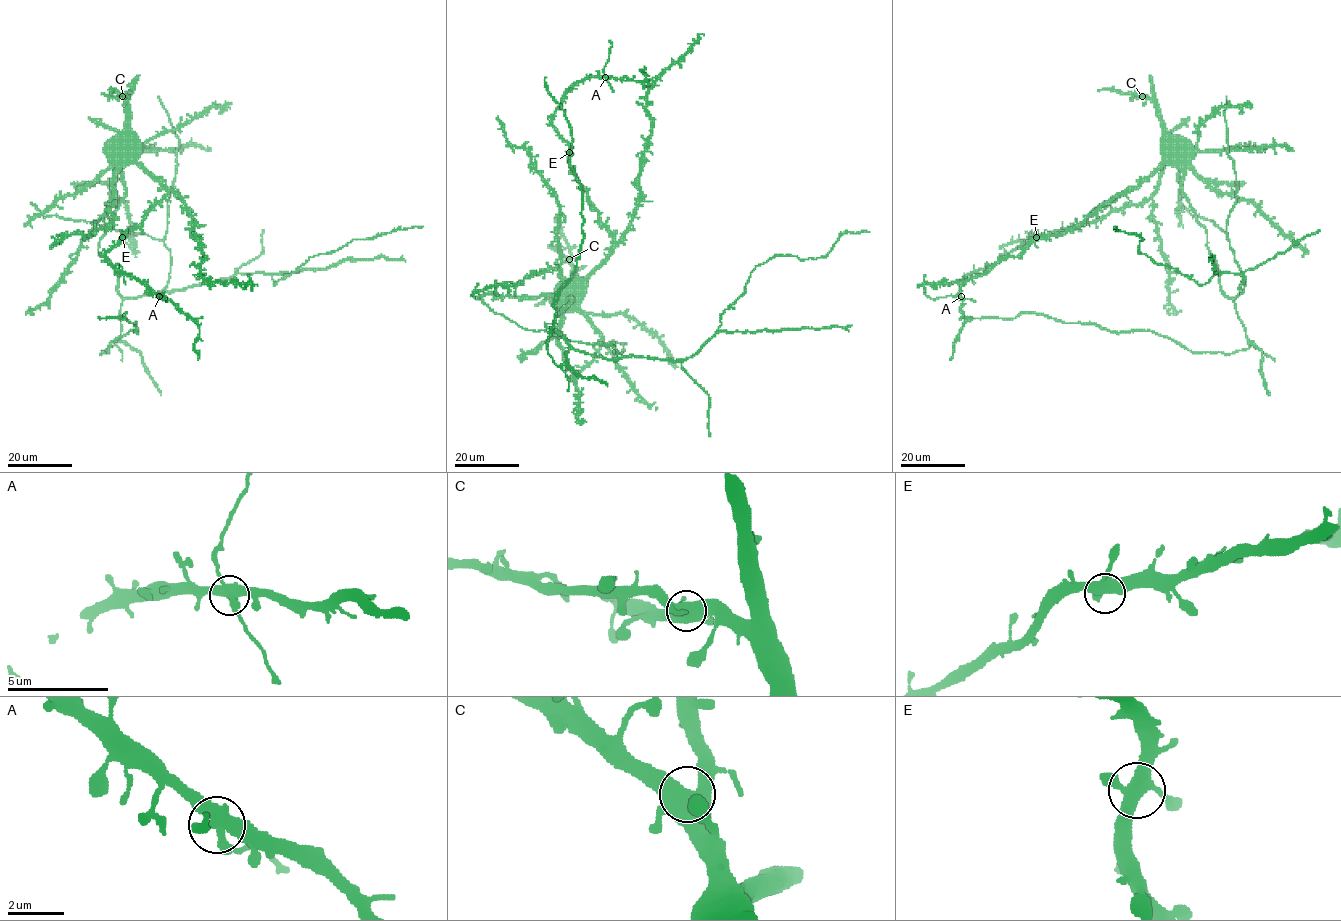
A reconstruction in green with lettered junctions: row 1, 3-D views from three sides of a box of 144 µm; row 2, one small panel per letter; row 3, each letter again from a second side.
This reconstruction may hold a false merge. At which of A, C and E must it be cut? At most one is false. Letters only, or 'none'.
A

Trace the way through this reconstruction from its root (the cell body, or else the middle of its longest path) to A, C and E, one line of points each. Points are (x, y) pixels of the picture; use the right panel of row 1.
A: (1166, 147), (1161, 163), (1137, 186), (1096, 207), (1080, 223), (1029, 237), (972, 272), (961, 282), (960, 296)
C: (1166, 147), (1162, 144), (1163, 120), (1159, 109), (1152, 100), (1142, 96)
E: (1166, 147), (1161, 163), (1137, 186), (1122, 191), (1105, 205), (1096, 207), (1079, 223), (1036, 237)

